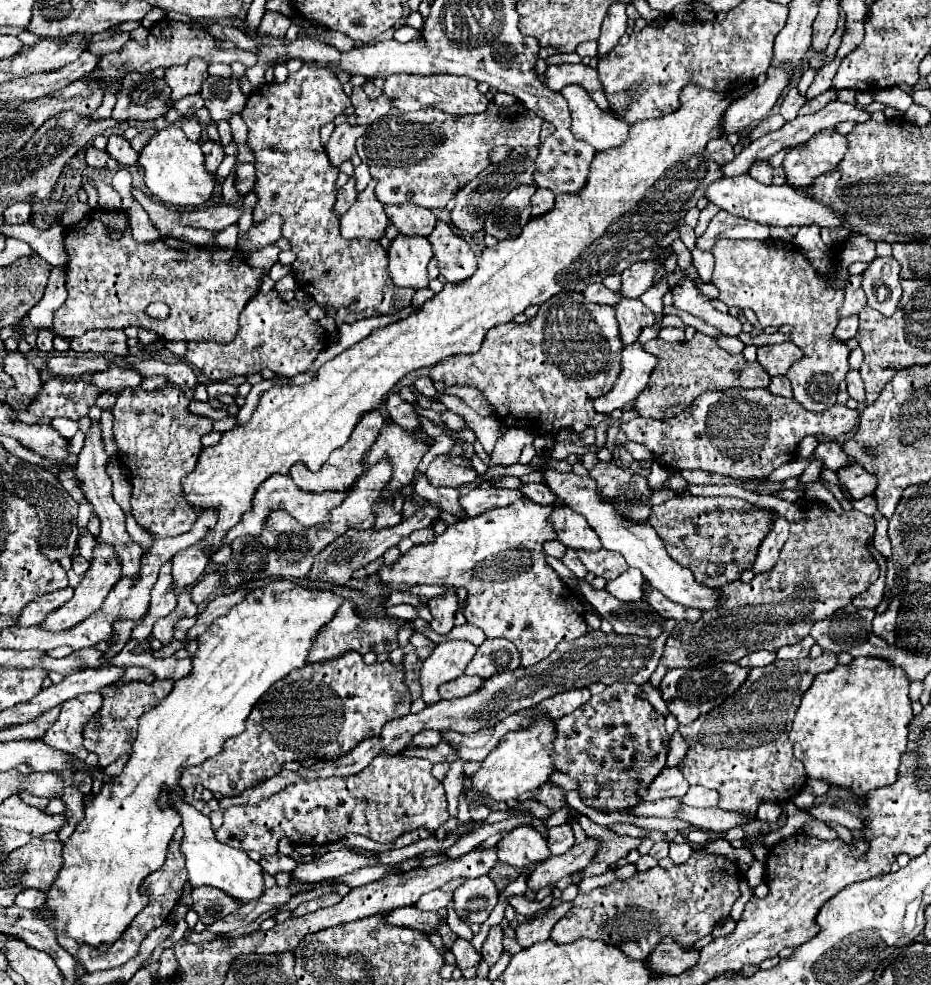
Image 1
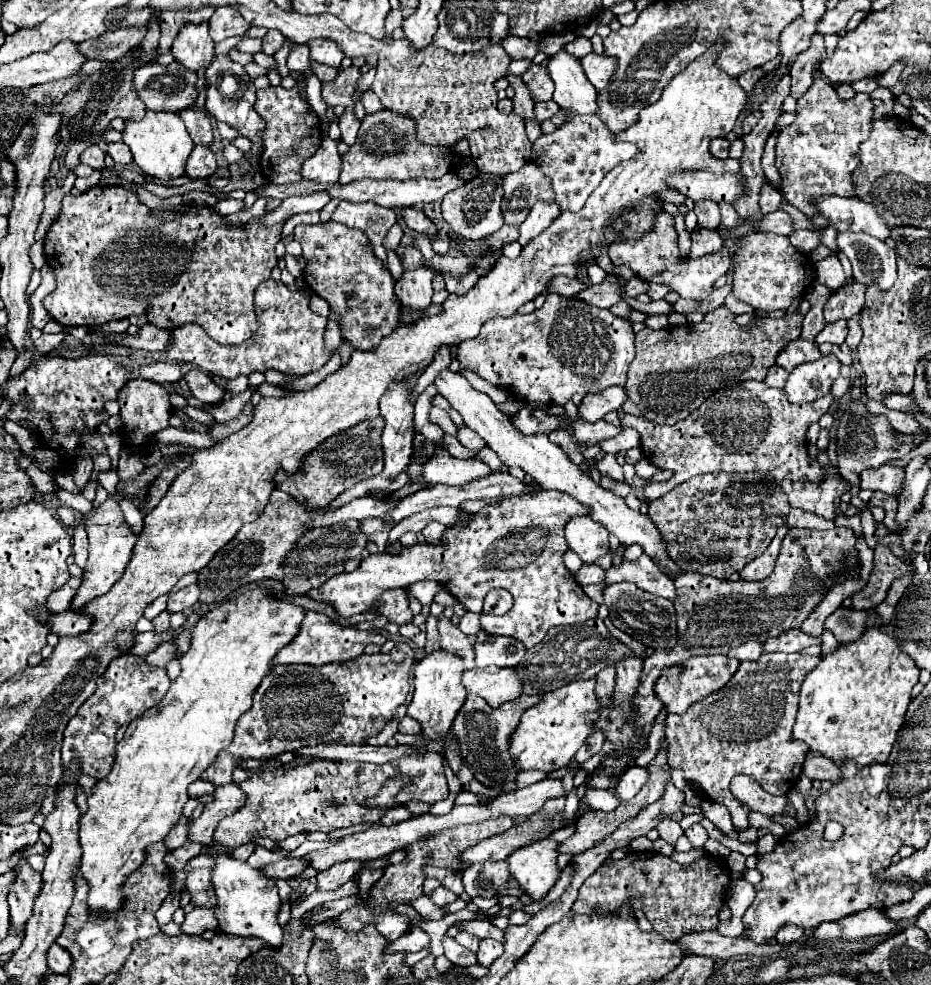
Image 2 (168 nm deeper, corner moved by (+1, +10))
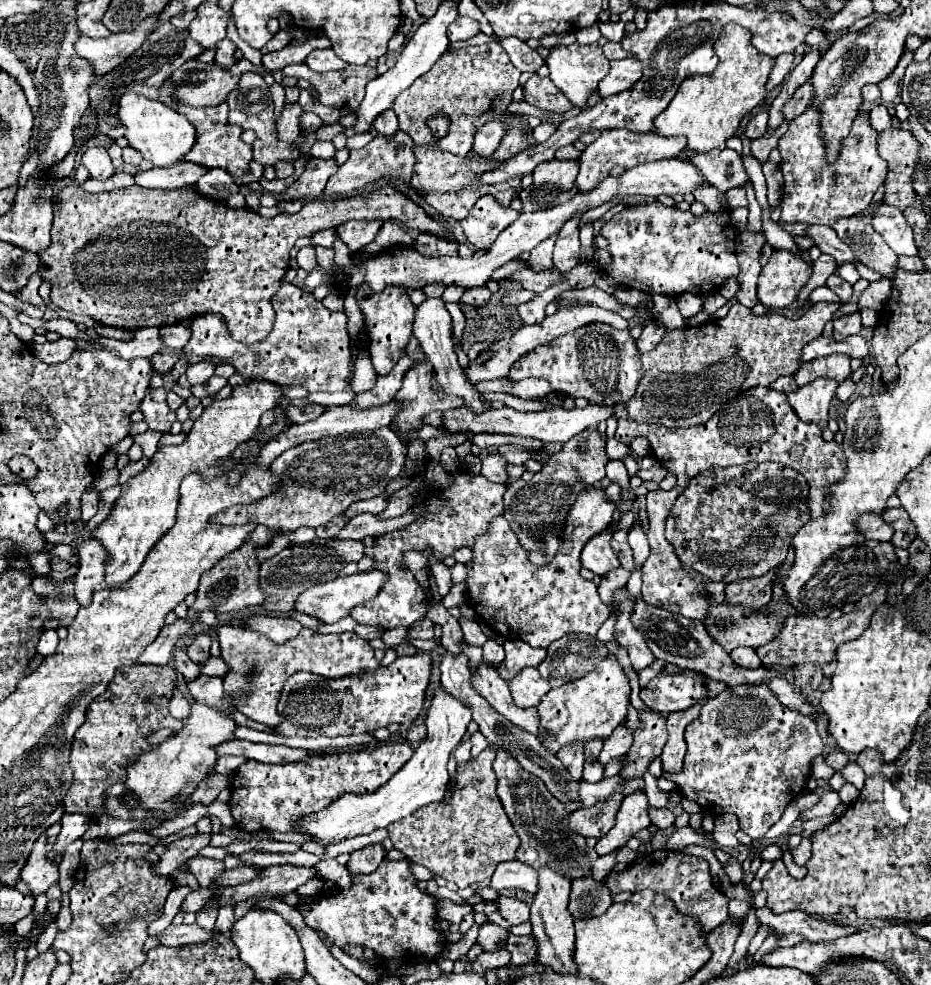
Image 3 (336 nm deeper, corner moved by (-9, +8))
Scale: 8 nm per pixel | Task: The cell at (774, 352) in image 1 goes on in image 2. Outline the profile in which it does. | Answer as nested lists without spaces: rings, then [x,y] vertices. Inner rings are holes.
[[[796,339],[794,343],[786,343],[786,347],[782,347],[782,351],[778,351],[776,365],[784,367],[786,371],[792,371],[796,365],[814,361],[818,357],[820,357],[820,351],[814,343],[810,343],[806,339]]]

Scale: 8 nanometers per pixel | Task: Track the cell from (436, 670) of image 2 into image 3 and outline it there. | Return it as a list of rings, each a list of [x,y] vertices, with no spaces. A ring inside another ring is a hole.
[[[438,689],[432,699],[428,717],[426,717],[428,735],[418,745],[412,759],[398,773],[394,773],[390,781],[386,781],[380,789],[376,789],[376,793],[366,793],[366,795],[344,793],[330,807],[318,813],[312,813],[308,817],[302,817],[300,827],[298,827],[300,833],[310,837],[314,843],[320,843],[322,847],[328,847],[336,841],[358,837],[358,835],[368,835],[380,827],[388,827],[390,823],[408,817],[410,813],[414,813],[416,809],[432,801],[442,801],[448,781],[450,781],[446,763],[452,751],[464,739],[466,727],[470,721],[472,721],[472,711],[466,705],[462,705],[456,697],[448,695],[444,689]]]

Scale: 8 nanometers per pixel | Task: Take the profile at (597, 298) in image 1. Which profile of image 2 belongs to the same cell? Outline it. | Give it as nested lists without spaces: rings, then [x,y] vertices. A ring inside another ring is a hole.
[[[566,275],[554,277],[548,287],[548,291],[558,291],[562,295],[578,295],[580,289],[586,289],[586,283],[580,279],[568,279]]]

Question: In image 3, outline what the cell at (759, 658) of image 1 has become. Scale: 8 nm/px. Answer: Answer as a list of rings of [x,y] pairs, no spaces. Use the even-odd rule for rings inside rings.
[[[736,647],[730,651],[730,657],[734,661],[736,667],[746,667],[746,669],[758,669],[758,655],[754,649],[748,649],[748,647]]]

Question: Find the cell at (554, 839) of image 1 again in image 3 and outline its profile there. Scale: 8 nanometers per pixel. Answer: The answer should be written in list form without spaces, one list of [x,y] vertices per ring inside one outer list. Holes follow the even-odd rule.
[[[584,761],[584,775],[582,775],[582,779],[590,781],[590,783],[602,781],[604,779],[604,765],[600,761]]]

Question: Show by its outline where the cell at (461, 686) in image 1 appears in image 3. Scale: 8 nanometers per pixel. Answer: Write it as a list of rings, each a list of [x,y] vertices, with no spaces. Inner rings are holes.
[[[528,667],[518,673],[512,681],[508,681],[508,687],[518,707],[536,707],[544,693],[552,689],[550,681],[544,679],[536,667]]]

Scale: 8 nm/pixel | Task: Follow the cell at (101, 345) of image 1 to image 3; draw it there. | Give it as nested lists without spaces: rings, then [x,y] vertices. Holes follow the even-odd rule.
[[[170,325],[170,327],[162,327],[160,329],[160,335],[162,335],[162,341],[166,343],[166,347],[172,347],[172,349],[180,349],[188,343],[188,327],[184,325]]]

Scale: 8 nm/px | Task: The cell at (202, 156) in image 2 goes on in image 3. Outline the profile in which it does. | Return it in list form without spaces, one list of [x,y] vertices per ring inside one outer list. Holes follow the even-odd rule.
[[[176,163],[168,169],[138,171],[134,175],[136,185],[146,189],[178,189],[180,185],[194,185],[206,173],[204,167],[192,163]]]

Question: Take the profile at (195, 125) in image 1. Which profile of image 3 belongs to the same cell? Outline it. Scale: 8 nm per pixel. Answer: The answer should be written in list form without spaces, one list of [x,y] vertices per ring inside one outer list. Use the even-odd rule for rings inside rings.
[[[168,77],[166,83],[160,85],[160,93],[158,93],[160,103],[162,105],[168,105],[170,109],[180,111],[180,115],[184,115],[196,127],[196,145],[192,147],[192,151],[188,153],[188,157],[182,157],[182,161],[190,161],[190,163],[202,165],[206,169],[220,167],[220,169],[228,171],[234,177],[246,175],[250,171],[250,163],[252,163],[252,145],[242,143],[242,139],[240,139],[240,135],[242,135],[240,127],[238,125],[232,125],[228,121],[228,105],[226,103],[220,103],[220,105],[214,105],[214,107],[208,107],[208,109],[188,107],[184,103],[178,103],[172,97],[172,89],[174,89],[174,81]]]

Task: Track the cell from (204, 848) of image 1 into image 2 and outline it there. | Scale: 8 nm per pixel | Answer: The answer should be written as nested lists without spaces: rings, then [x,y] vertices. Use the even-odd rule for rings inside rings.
[[[204,845],[204,851],[214,859],[212,865],[212,879],[214,889],[218,895],[216,917],[218,917],[218,931],[220,933],[234,933],[234,935],[254,935],[268,943],[268,947],[276,949],[282,945],[282,927],[276,921],[280,909],[280,895],[278,887],[272,879],[268,879],[262,871],[248,865],[244,859],[236,859],[228,851],[218,851],[210,845]]]

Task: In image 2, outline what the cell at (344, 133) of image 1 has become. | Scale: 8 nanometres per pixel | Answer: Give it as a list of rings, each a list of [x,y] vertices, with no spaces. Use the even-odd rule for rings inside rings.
[[[324,137],[320,149],[302,165],[304,179],[320,183],[336,183],[340,171],[342,171],[342,155],[338,153],[338,141],[330,137]]]

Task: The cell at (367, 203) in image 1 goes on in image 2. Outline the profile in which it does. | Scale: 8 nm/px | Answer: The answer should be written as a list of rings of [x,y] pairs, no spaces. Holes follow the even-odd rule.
[[[340,201],[340,205],[332,213],[332,221],[338,221],[346,227],[360,229],[368,235],[368,239],[374,245],[376,255],[384,261],[384,267],[388,269],[386,261],[386,249],[382,245],[388,229],[396,223],[396,211],[378,207],[376,203],[352,203],[352,201]]]

